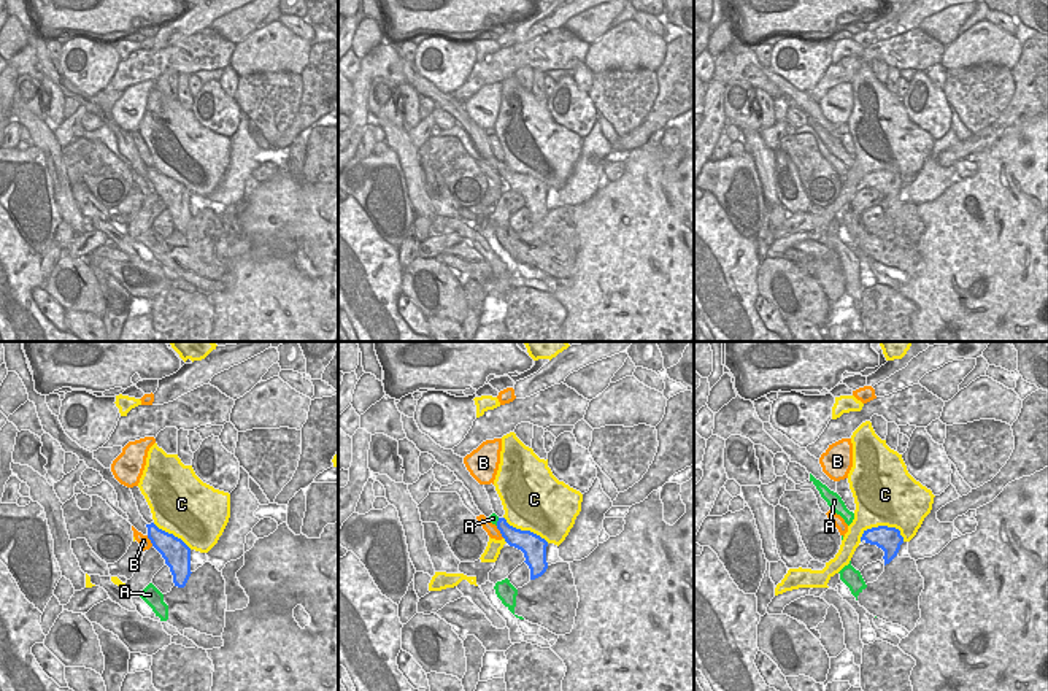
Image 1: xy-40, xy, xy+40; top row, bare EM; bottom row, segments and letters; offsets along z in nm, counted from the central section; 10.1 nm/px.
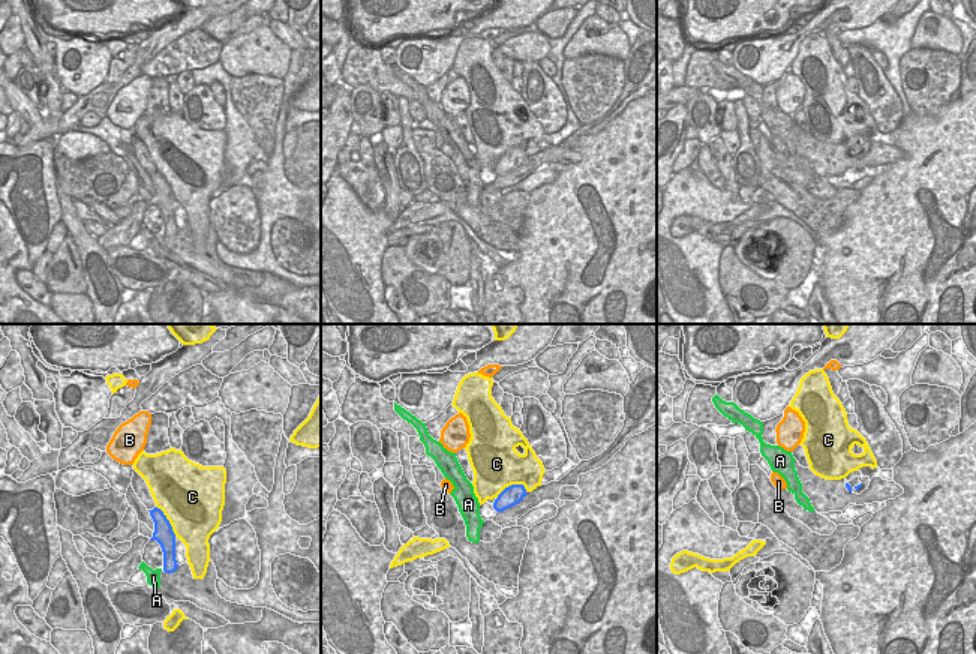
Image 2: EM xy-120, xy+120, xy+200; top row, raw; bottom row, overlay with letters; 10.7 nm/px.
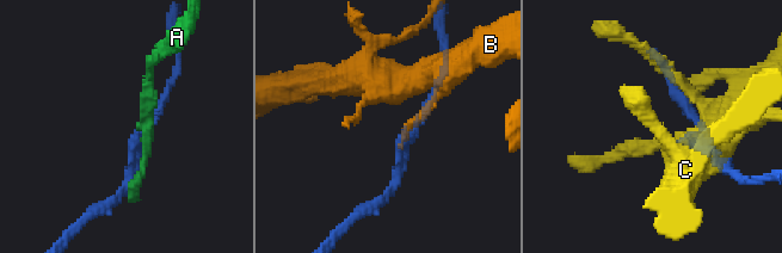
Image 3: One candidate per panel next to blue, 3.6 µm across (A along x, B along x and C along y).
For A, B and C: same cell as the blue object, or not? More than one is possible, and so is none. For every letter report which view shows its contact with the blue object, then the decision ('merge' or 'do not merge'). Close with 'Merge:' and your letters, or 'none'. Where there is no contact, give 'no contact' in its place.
A: meets blue in xy; do not merge
B: meets blue in xy; do not merge
C: meets blue in xy+40; do not merge
Merge: none

